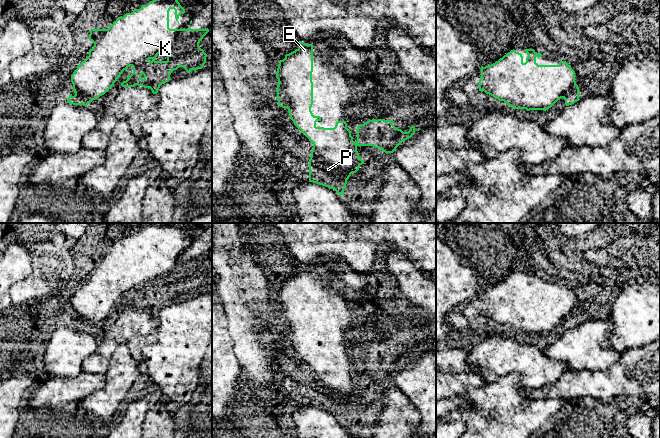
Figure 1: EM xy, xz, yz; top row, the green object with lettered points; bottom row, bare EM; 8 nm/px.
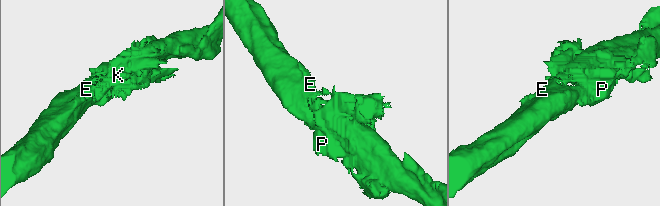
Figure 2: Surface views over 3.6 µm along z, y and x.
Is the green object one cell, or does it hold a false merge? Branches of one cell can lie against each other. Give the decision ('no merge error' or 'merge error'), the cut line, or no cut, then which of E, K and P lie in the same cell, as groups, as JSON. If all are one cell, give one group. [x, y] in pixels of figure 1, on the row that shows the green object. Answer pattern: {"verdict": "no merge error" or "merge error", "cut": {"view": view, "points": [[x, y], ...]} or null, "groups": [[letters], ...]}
{"verdict": "no merge error", "cut": null, "groups": [["E", "K", "P"]]}

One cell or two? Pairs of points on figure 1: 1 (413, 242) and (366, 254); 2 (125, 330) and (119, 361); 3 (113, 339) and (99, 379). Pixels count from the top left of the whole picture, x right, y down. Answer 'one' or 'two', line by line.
1: one
2: two
3: two

